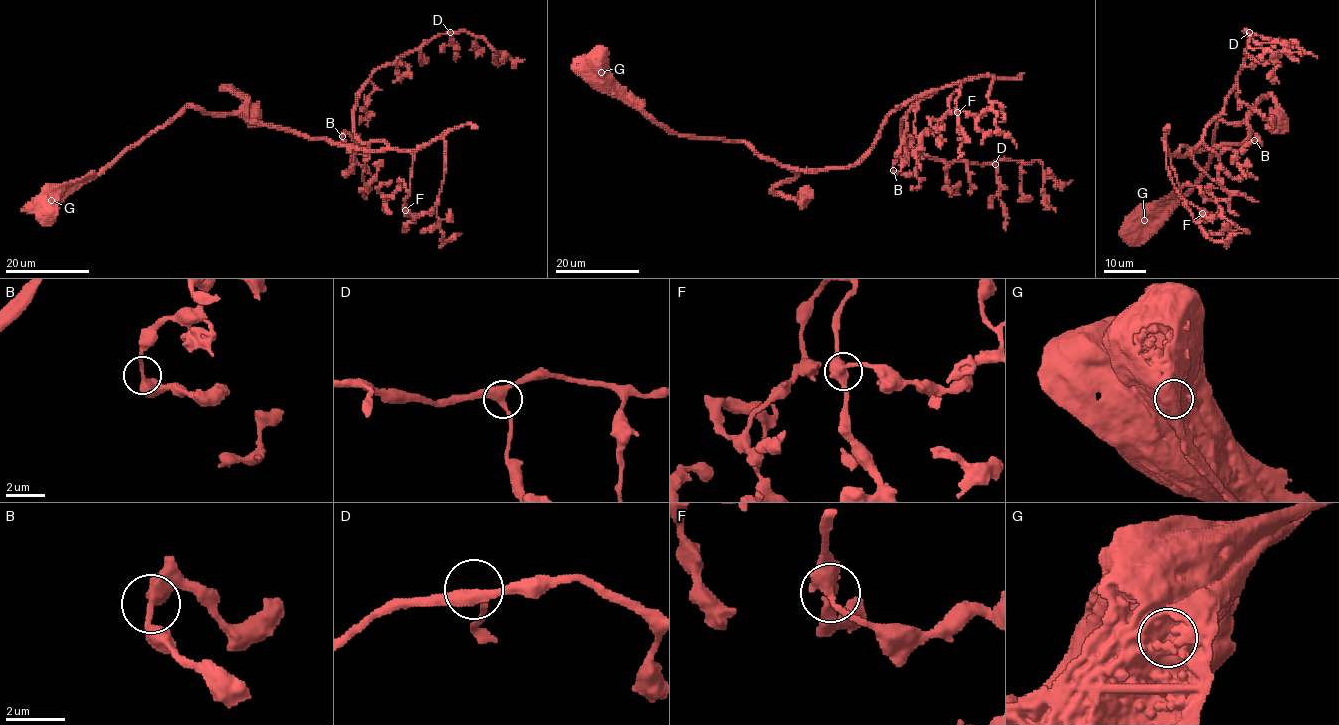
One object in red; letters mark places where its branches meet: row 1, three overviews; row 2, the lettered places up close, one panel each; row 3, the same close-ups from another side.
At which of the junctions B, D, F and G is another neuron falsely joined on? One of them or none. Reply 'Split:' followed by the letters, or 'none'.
Split: G

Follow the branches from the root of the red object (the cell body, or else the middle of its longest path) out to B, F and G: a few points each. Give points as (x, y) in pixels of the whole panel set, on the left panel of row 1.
B: (49, 213), (68, 184), (101, 174), (185, 107), (361, 150), (387, 145), (357, 139), (356, 149), (342, 136)
F: (49, 213), (68, 184), (101, 174), (185, 107), (243, 114), (361, 150), (409, 151), (413, 165), (405, 210)
G: (49, 213), (53, 212), (52, 200)

